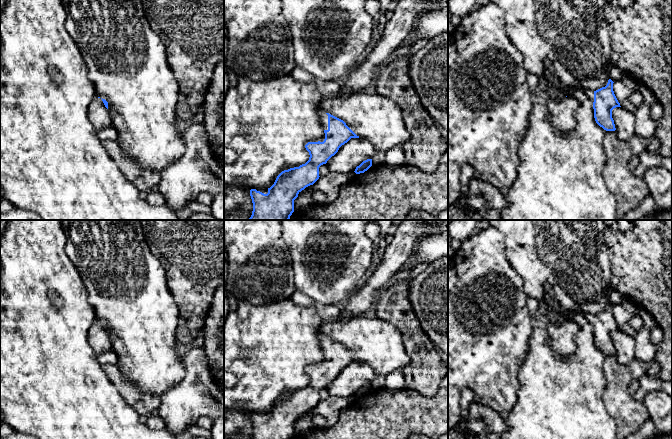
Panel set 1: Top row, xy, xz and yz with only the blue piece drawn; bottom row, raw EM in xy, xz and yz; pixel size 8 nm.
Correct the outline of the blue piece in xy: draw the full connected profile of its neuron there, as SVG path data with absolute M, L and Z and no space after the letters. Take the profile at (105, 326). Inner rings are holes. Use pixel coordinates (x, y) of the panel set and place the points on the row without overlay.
M96 321L89 330L89 342L97 355L113 349L108 334L108 326L105 323Z

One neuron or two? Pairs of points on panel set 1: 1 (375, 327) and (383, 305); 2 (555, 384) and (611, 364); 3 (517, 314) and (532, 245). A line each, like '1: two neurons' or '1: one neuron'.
1: two neurons
2: two neurons
3: two neurons

